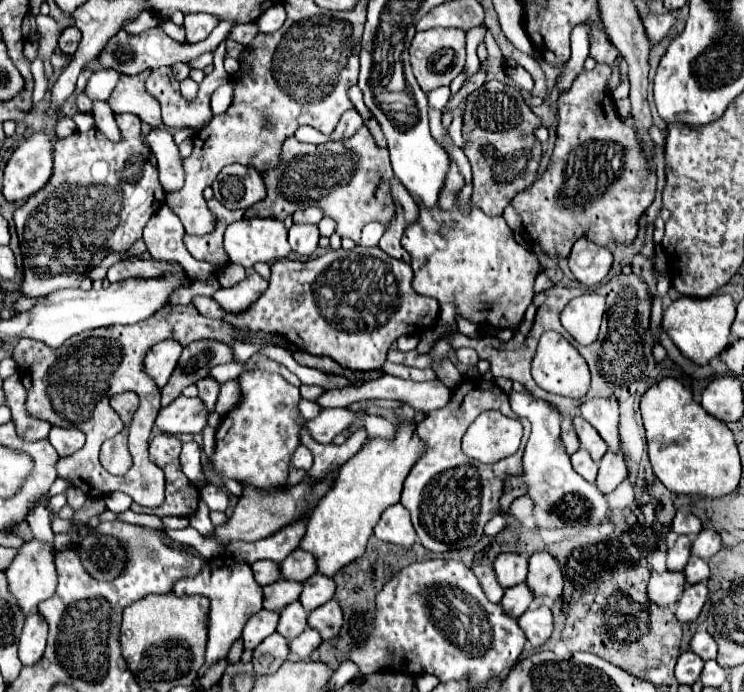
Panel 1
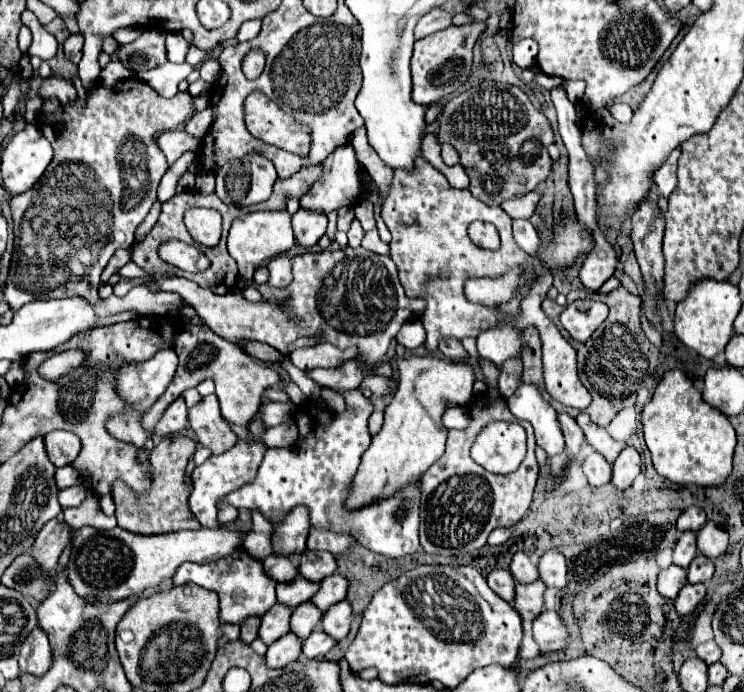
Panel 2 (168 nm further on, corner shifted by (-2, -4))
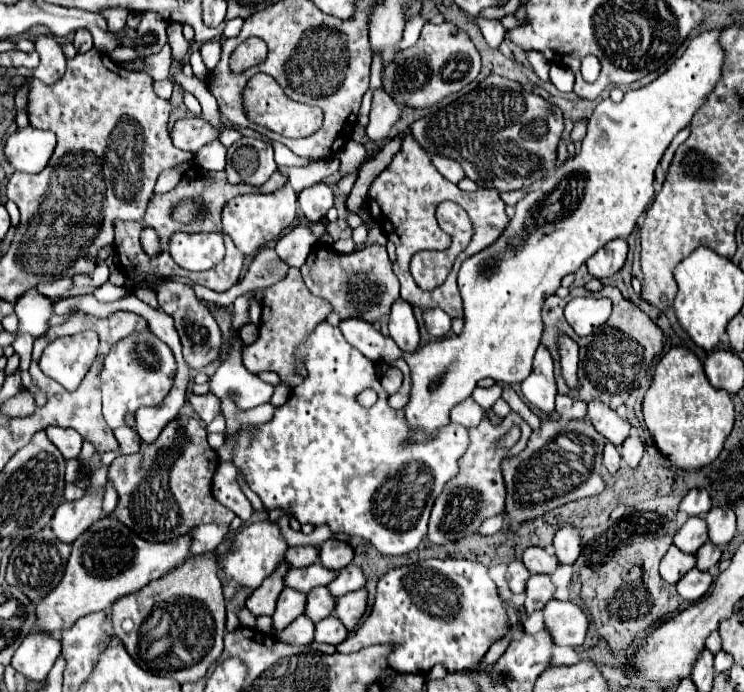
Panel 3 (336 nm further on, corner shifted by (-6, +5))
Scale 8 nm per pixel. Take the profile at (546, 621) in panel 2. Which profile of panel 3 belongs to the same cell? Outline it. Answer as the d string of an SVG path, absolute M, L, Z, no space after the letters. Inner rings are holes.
M549 600L543 608L545 628L557 646L577 648L587 634L587 616L573 602Z

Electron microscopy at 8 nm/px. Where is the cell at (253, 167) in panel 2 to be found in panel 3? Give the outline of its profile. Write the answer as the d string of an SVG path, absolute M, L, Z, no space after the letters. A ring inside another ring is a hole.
M241 138L227 148L227 180L231 184L263 186L277 170L273 148L261 138Z

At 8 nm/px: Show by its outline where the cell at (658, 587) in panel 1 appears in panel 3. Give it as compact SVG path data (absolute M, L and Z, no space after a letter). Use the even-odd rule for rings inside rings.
M671 546L661 560L661 578L669 584L677 584L691 568L695 568L695 556Z

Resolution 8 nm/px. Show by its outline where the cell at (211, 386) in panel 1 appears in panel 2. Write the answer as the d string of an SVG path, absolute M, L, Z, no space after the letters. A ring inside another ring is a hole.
M215 395L203 397L195 407L189 409L189 425L193 427L199 443L209 447L213 455L221 455L221 451L229 451L233 443L237 443L237 435L231 425L223 419L219 411L219 401Z

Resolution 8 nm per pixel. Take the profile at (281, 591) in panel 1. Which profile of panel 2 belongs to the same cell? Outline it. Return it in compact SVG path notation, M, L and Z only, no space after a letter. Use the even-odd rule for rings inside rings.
M299 575L289 583L277 585L277 601L293 609L293 607L309 601L319 591L319 587L321 587L319 583L309 583L307 579L301 579L301 575Z

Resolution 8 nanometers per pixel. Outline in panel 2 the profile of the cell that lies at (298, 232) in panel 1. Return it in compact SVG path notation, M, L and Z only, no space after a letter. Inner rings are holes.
M299 209L293 215L295 239L303 247L315 245L325 235L325 229L327 229L327 215L321 213L321 211L305 211L305 209Z

